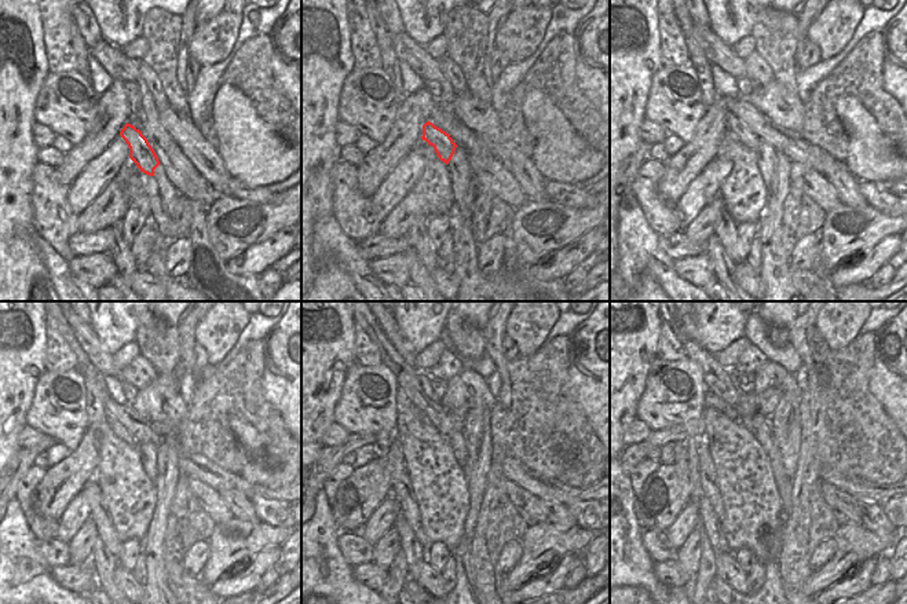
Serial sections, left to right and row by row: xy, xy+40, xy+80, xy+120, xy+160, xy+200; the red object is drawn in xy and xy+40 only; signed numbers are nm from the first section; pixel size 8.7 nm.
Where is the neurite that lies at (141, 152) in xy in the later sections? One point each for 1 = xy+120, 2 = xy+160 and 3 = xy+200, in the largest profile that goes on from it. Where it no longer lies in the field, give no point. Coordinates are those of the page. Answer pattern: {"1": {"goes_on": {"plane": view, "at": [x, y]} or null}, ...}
{"1": {"goes_on": {"plane": "xy+120", "at": [119, 429]}}, "2": {"goes_on": {"plane": "xy+160", "at": [421, 417]}}, "3": {"goes_on": {"plane": "xy+200", "at": [710, 398]}}}

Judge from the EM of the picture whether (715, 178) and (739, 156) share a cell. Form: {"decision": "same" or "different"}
{"decision": "different"}

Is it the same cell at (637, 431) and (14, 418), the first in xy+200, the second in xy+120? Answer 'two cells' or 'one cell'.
two cells

